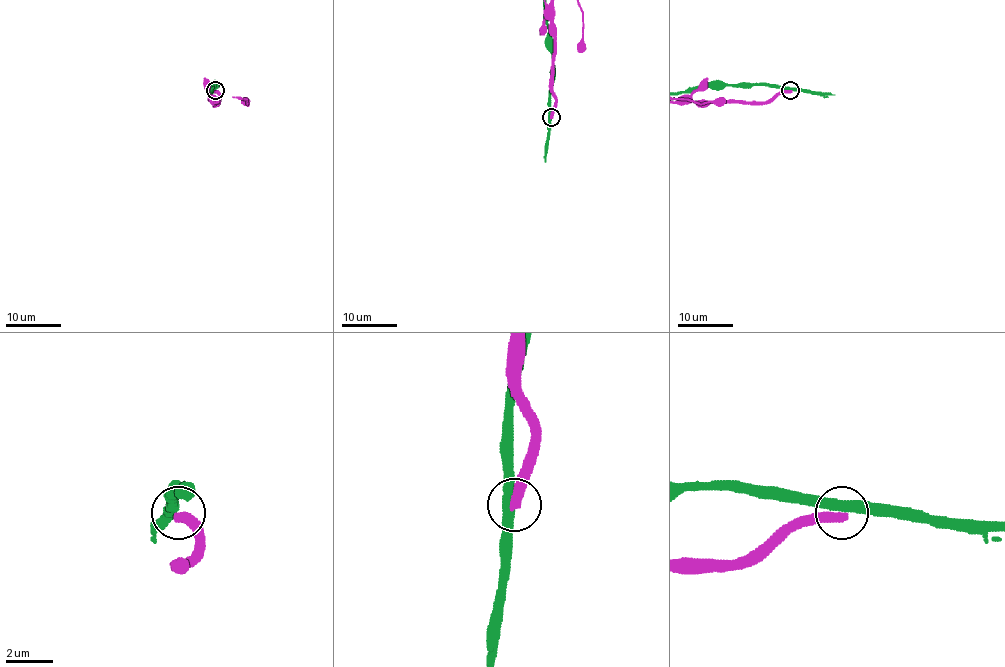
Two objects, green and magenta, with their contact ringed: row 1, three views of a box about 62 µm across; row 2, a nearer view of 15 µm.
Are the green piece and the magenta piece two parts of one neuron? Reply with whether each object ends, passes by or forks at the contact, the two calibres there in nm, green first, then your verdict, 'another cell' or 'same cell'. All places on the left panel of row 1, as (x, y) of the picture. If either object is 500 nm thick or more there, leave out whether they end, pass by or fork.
green passes by | magenta ends | 440/420 nm | another cell

